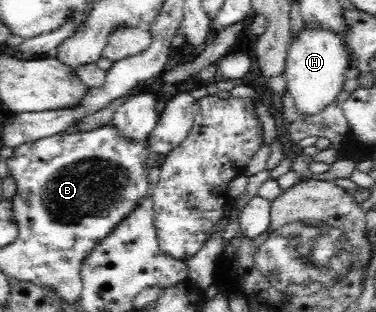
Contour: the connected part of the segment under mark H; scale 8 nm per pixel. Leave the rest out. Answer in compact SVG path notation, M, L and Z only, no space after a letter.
M307 27L300 31L298 38L291 41L286 55L283 77L286 89L295 100L297 114L313 116L337 100L343 91L345 73L350 68L344 42L336 33L324 27Z

